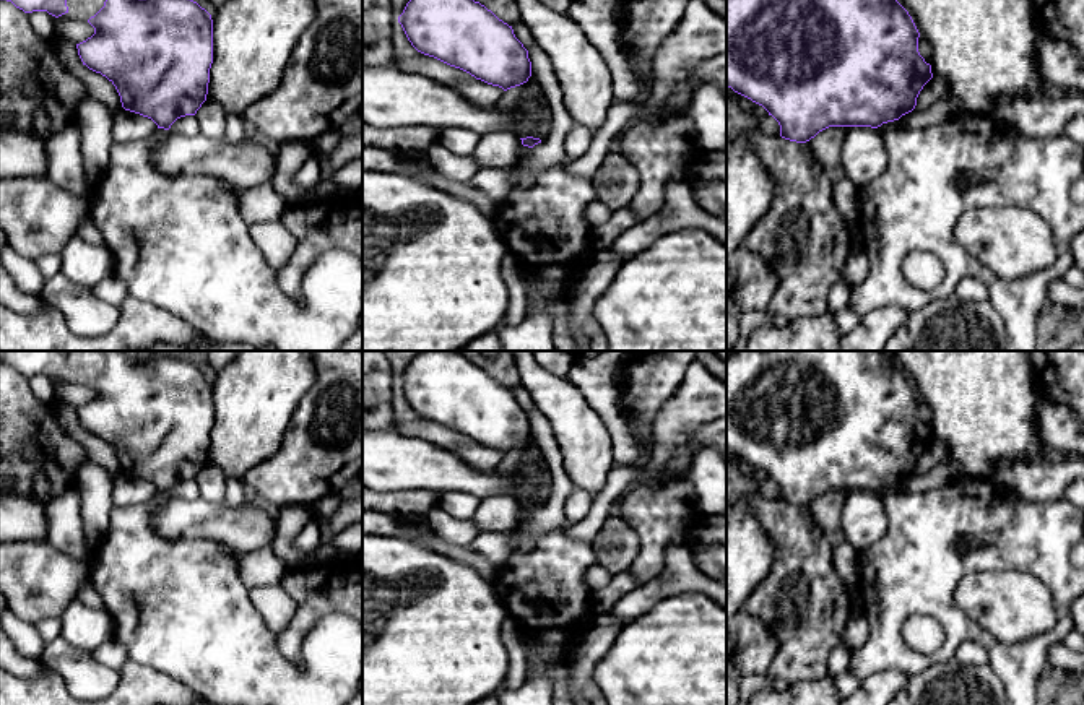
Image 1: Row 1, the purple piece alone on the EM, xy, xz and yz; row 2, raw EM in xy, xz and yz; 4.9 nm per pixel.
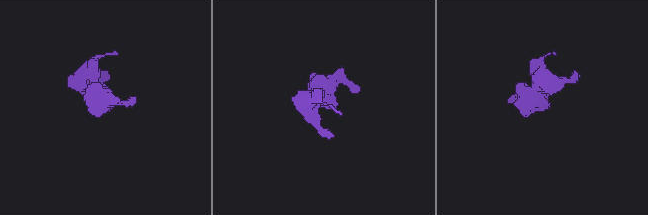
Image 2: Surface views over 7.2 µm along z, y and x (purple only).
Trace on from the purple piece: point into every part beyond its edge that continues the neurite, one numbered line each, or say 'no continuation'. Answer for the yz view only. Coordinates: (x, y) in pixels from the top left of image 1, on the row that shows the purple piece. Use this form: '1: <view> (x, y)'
no continuation

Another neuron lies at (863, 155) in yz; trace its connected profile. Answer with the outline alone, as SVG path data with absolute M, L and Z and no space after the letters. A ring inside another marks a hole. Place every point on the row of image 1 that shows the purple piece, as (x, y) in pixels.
M847 128L842 143L842 166L845 169L845 177L860 188L884 172L887 151L878 128Z

